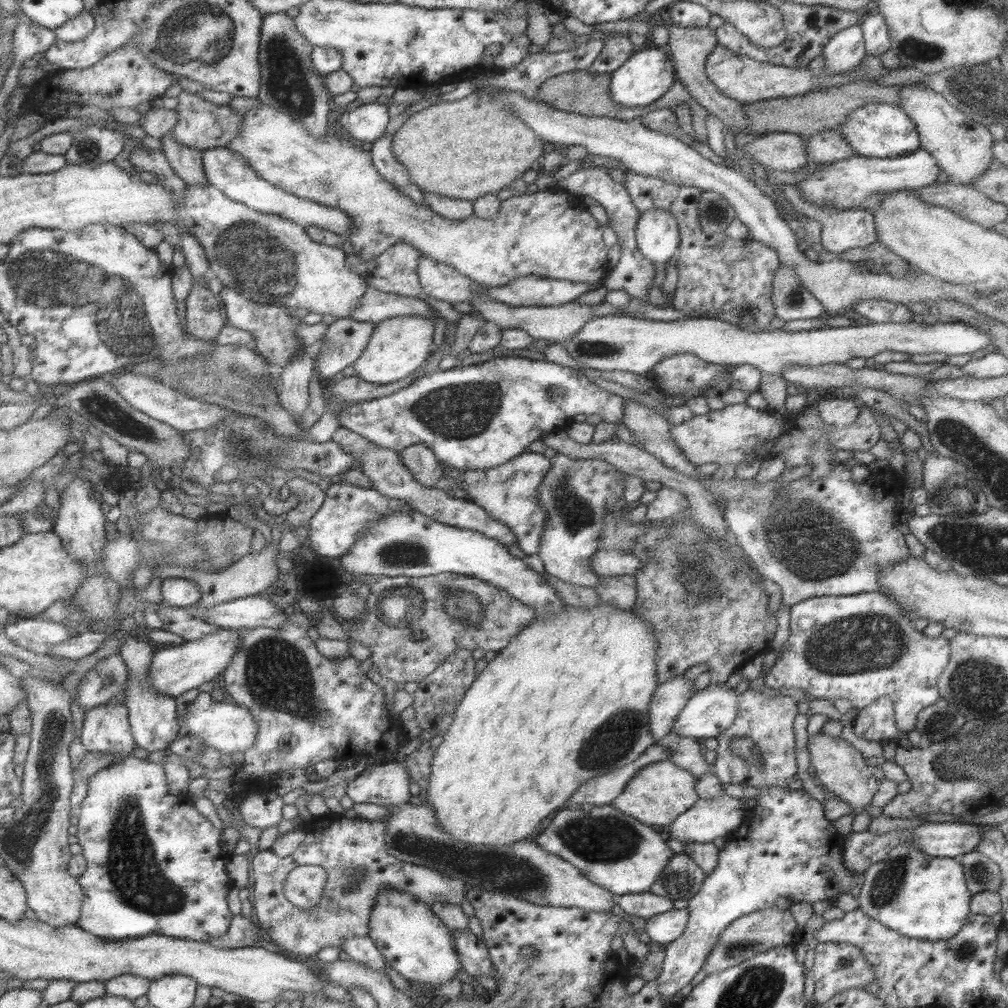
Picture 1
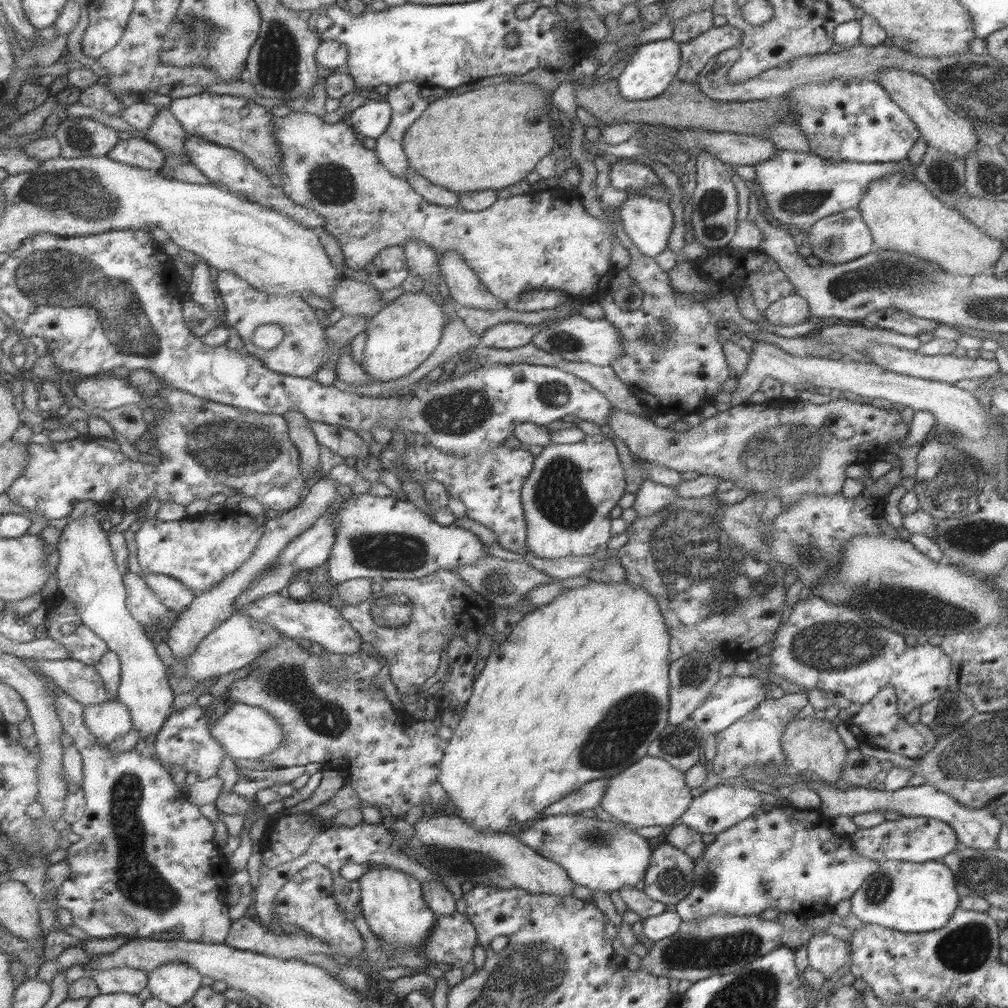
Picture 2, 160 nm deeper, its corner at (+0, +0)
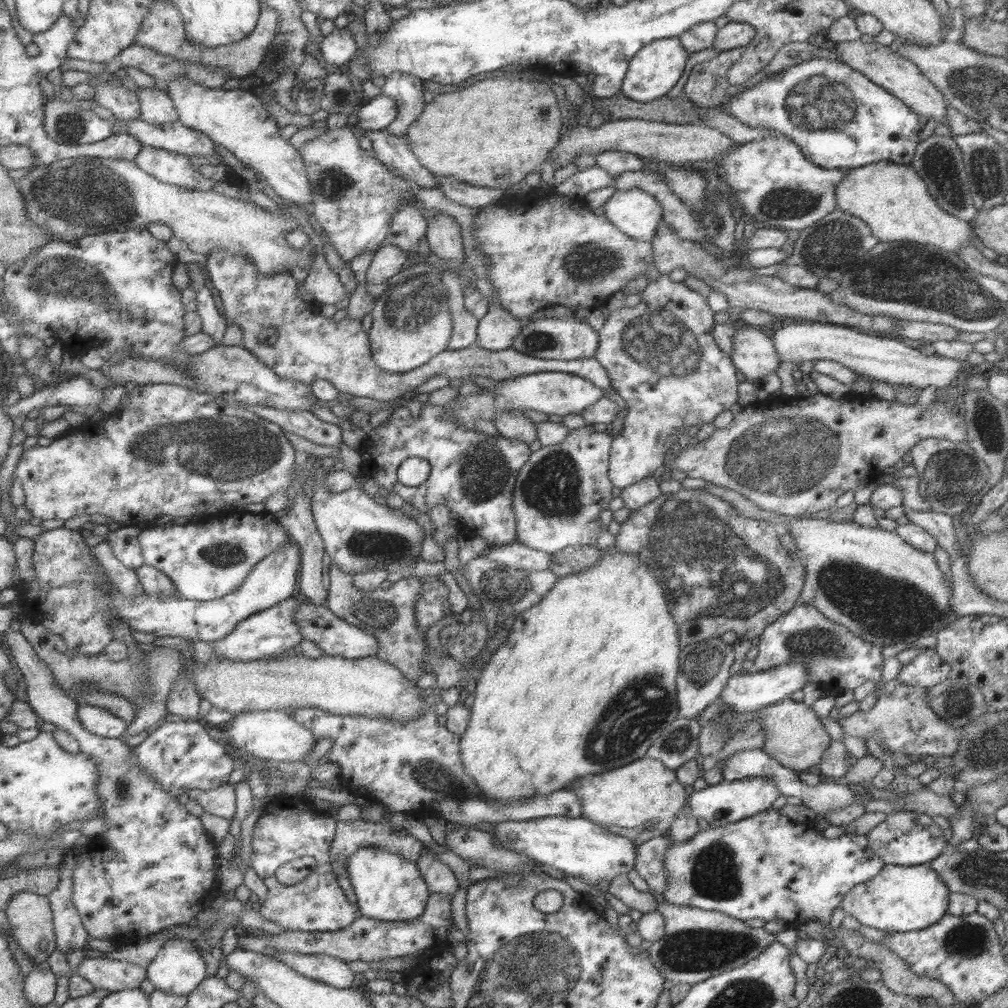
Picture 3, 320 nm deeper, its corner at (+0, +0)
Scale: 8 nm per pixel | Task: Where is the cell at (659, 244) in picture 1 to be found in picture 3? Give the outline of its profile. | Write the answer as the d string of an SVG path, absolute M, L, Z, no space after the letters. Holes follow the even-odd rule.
M640 188L613 191L603 203L605 218L637 242L651 242L662 210L652 194Z

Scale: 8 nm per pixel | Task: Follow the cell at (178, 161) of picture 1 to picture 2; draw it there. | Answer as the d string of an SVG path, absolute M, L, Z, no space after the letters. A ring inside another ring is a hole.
M159 107L159 114L155 116L153 124L147 131L147 139L155 144L170 150L172 154L187 156L185 142L189 134L177 120L169 107Z

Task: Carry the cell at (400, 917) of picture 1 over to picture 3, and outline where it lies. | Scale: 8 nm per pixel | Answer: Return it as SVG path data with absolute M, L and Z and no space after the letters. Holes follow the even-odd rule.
M364 846L346 864L361 914L384 921L413 920L426 911L432 890L418 863L393 854L386 848Z

